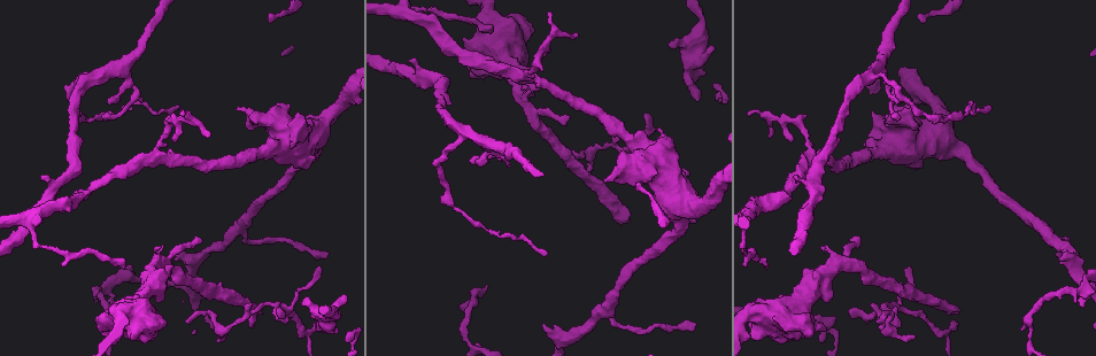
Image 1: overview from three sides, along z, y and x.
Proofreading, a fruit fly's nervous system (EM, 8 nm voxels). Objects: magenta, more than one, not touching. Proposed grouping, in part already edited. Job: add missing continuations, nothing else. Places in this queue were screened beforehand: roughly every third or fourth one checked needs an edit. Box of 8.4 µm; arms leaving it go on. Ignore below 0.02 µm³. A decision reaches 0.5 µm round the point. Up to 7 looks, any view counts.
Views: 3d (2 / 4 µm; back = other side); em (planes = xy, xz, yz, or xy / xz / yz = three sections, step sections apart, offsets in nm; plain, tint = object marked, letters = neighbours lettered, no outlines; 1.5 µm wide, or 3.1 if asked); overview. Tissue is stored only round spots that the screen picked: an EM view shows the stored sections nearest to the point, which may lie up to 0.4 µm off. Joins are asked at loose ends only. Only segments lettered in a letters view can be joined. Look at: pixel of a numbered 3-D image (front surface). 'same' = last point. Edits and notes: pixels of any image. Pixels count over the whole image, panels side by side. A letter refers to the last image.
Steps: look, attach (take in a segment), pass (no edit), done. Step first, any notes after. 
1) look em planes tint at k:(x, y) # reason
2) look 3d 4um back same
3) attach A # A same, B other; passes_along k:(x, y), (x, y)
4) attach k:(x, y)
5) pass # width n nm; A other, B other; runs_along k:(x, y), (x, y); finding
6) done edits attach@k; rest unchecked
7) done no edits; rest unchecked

look 3d 2um at 1:(1061, 255) # thin end

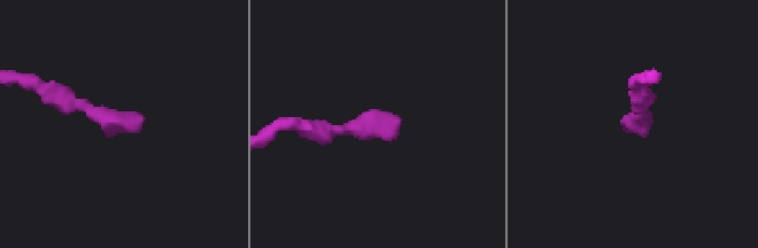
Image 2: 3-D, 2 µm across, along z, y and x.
look em planes plain at 2:(144, 120) # now the EM

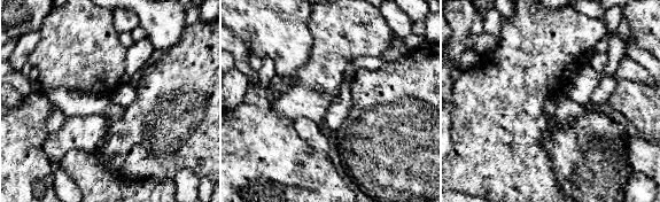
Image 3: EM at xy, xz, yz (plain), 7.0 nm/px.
look em planes letters same

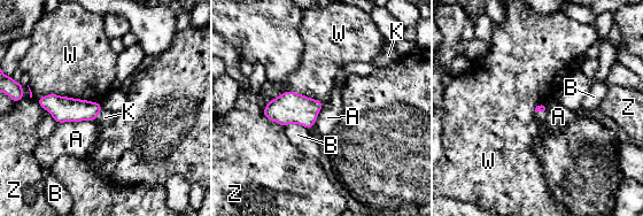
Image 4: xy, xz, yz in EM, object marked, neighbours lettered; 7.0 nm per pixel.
attach K # longest_contact W 440 nm; A other, B other, K same, W other, Z other; the cell continues

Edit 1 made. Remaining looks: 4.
look em xy step 8 tint at 1:(259, 313) # end of a long branch

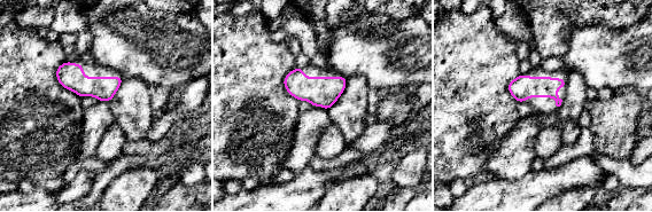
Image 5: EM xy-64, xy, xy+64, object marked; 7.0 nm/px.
look em planes tint same # another direction

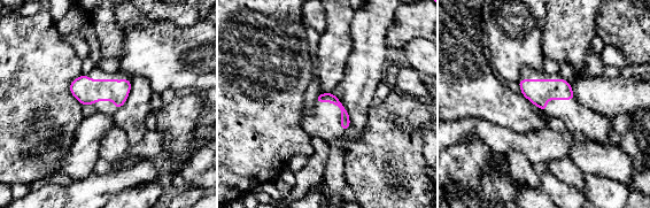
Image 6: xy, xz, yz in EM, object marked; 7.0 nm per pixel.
look em planes letters same # see the neighbours

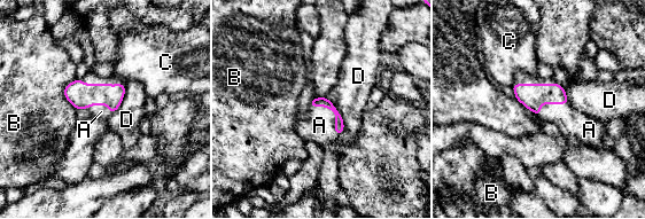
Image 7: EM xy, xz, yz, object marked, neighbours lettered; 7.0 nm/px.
attach A # A same, B other, C other, D other; passes_along 7:(324, 102), (334, 112), (319, 125); it goes on there

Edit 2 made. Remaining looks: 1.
done edits attach@4, attach@7; rest unchecked

